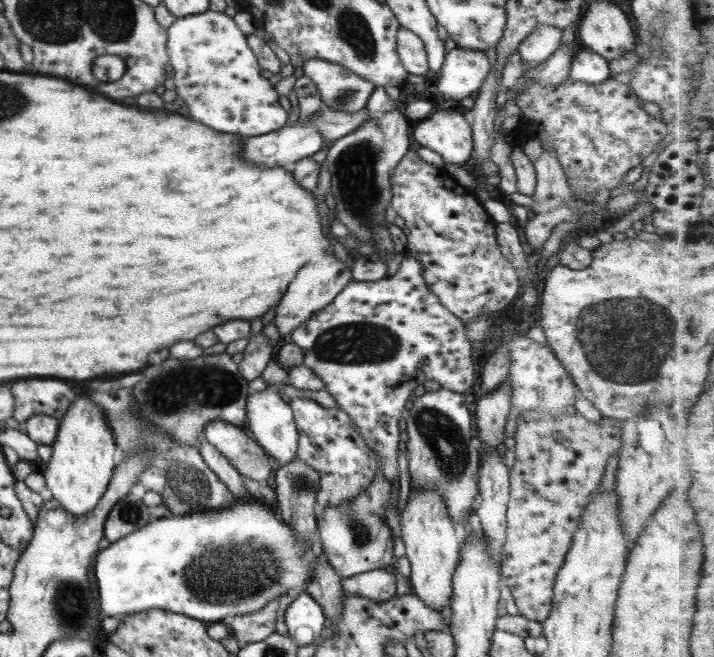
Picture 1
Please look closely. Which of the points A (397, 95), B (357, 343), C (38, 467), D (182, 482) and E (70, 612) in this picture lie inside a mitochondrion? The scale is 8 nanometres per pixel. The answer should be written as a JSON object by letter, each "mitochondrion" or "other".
{"A":"other","B":"mitochondrion","C":"other","D":"mitochondrion","E":"mitochondrion"}

